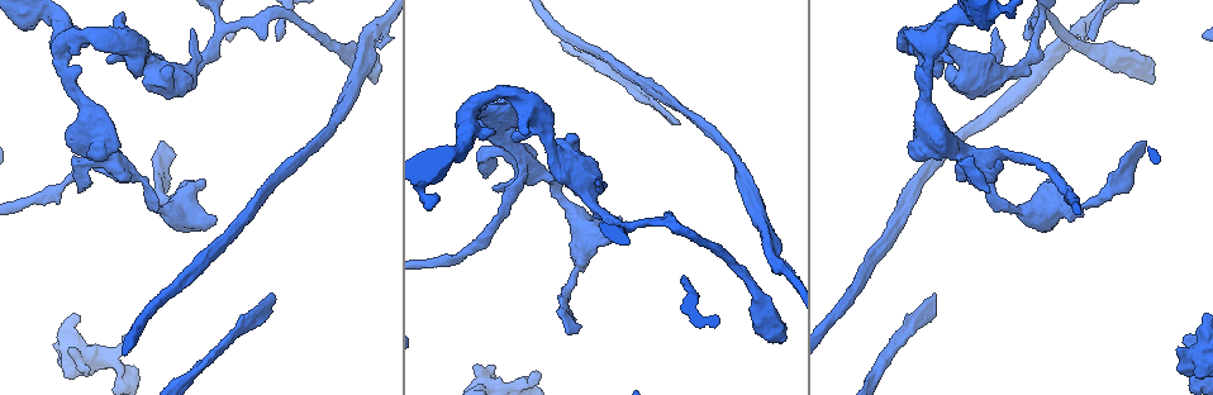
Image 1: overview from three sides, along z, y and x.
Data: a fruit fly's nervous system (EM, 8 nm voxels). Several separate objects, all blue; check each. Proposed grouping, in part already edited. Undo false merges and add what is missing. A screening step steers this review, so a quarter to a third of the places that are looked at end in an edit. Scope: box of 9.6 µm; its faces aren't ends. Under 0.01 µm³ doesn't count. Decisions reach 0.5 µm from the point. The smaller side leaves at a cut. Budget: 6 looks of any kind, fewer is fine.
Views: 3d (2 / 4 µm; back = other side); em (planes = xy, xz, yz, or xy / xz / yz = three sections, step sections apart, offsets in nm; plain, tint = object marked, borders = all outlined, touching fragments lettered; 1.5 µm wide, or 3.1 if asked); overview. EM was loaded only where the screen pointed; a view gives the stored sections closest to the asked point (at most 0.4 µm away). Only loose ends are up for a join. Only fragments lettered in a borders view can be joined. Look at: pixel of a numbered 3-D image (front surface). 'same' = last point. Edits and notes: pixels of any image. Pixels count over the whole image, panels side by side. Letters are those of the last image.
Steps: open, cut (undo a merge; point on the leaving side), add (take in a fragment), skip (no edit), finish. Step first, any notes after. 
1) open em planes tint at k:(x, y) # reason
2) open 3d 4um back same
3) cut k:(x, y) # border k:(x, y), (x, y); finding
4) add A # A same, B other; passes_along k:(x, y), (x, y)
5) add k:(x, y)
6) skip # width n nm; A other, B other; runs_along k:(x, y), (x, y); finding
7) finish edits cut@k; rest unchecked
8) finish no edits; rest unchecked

open em planes borders at 1:(1154, 82) # end of a long branch

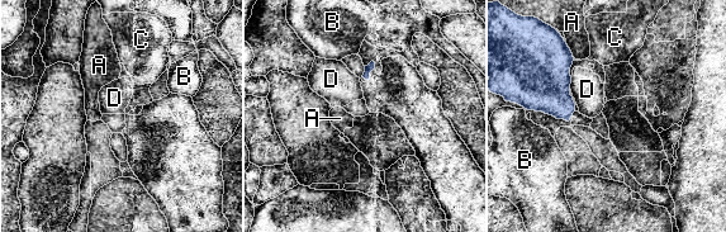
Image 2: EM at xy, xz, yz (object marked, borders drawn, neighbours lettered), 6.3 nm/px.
skip # A other, B other, C other, D other; no lettered fragment goes on from it

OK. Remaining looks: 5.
open em planes borders at 1:(670, 213) # an open end

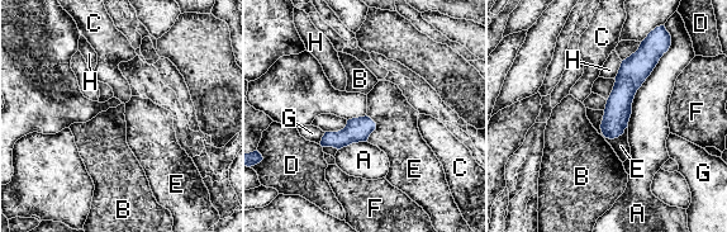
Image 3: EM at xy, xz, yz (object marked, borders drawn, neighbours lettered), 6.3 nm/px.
skip # A other, B other, C other, D other, E other, F other, G other, H other; runs_along 3:(647, 53), (627, 81), (608, 135); no lettered fragment goes on from it

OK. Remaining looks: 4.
open em planes borders at 1:(1135, 171) # free end

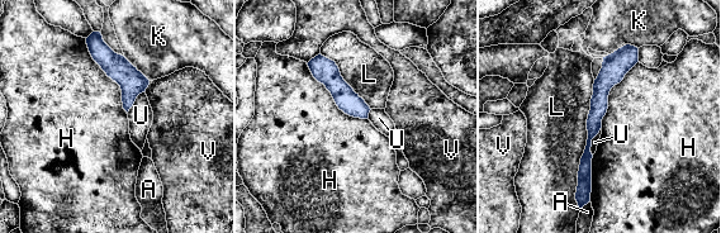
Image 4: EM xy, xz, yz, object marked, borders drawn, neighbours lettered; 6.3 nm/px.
skip # width 100 nm; A other, H other, K other, L other, U other, V other; runs_along 4:(624, 70), (601, 90), (580, 203); none of them fits

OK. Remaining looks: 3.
finish no edits; rest unchecked

